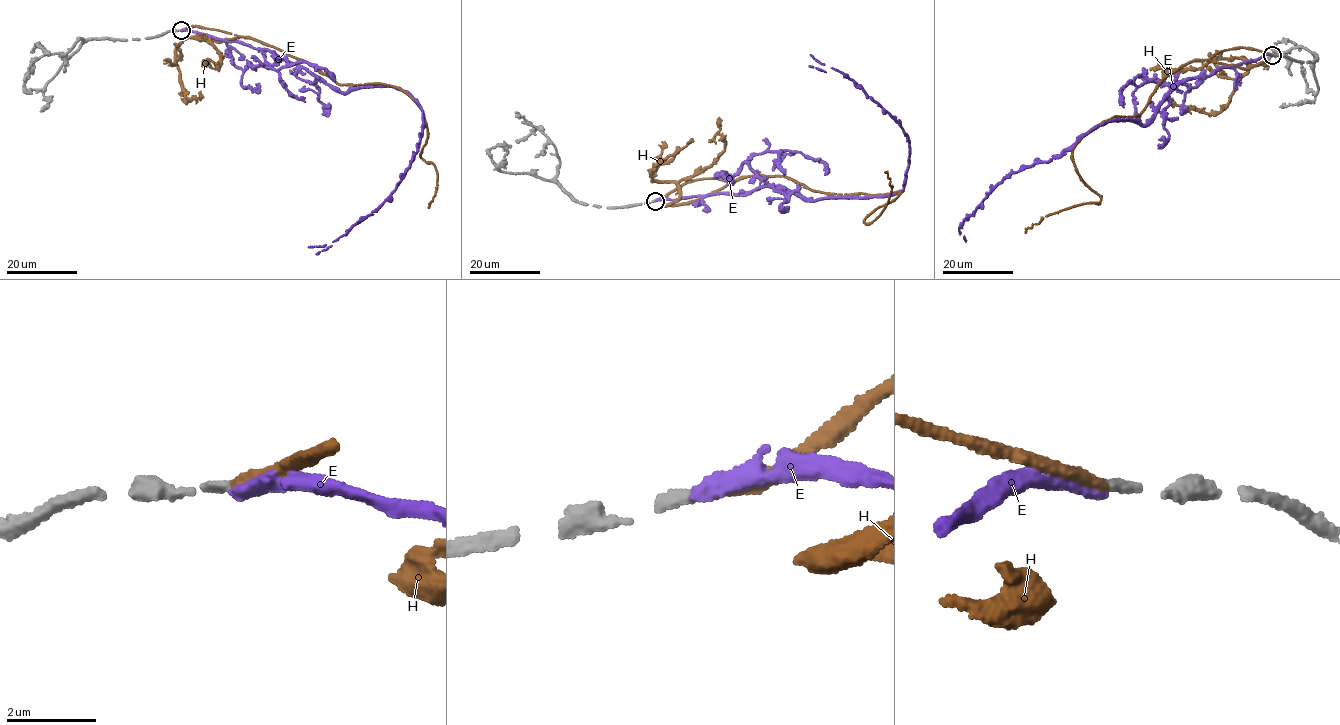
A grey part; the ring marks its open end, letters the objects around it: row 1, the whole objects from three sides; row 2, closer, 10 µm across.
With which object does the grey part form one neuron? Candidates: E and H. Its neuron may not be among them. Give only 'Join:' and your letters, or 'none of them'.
Join: H

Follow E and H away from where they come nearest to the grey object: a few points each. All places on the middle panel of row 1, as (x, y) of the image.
E: (655, 201), (746, 195), (772, 186), (817, 200), (901, 192), (909, 150), (899, 123), (848, 77), (809, 65)
H: (655, 201), (688, 182), (748, 176), (841, 194), (902, 190), (866, 217), (871, 223), (890, 194), (884, 172)

